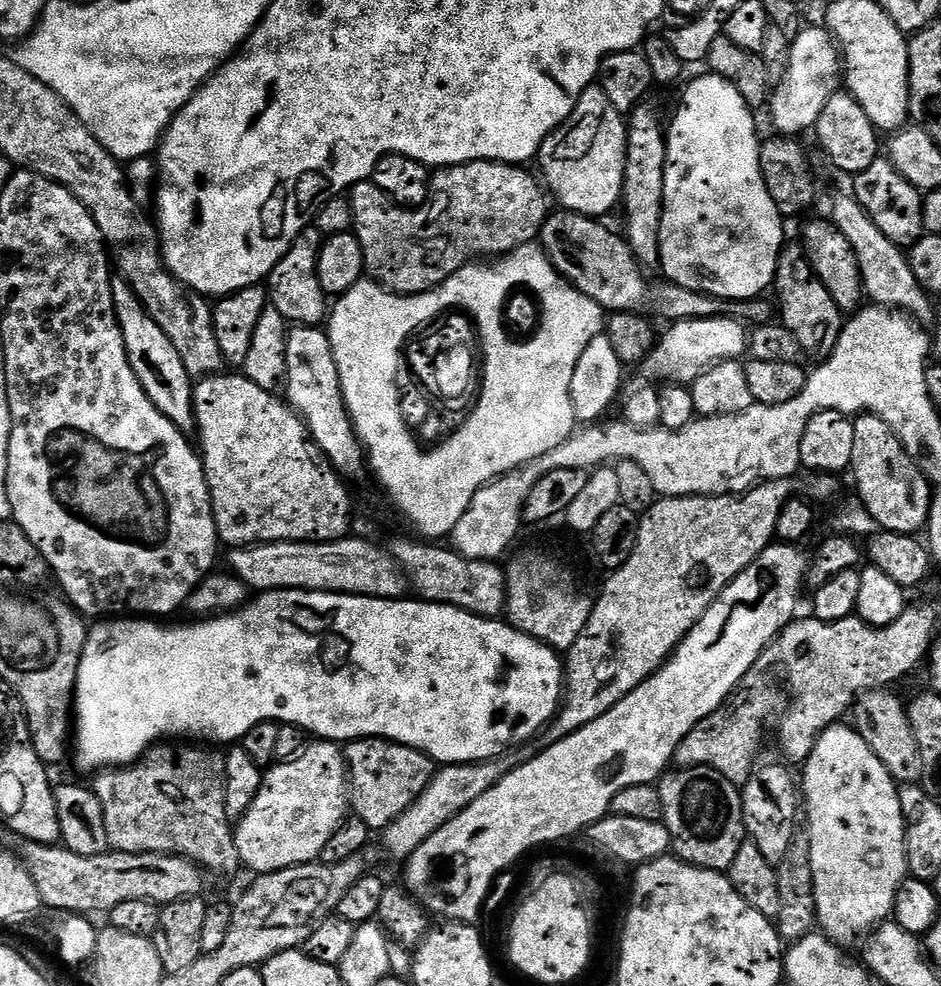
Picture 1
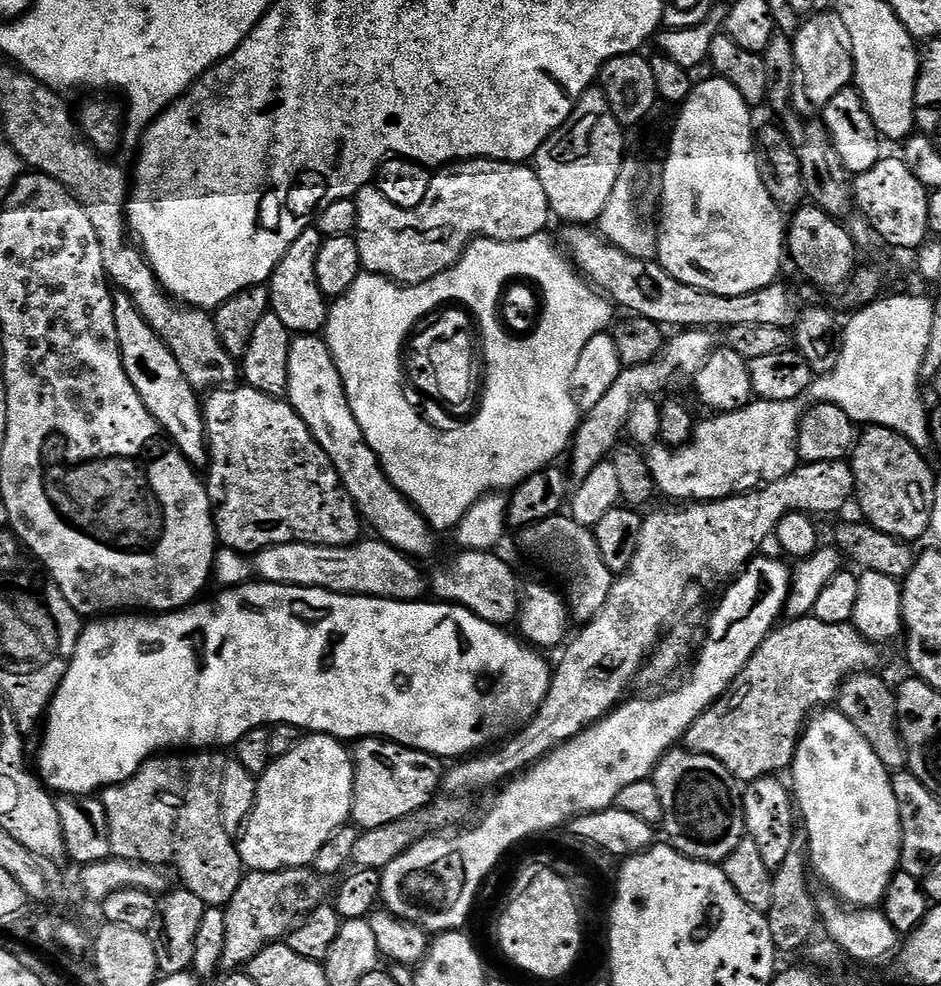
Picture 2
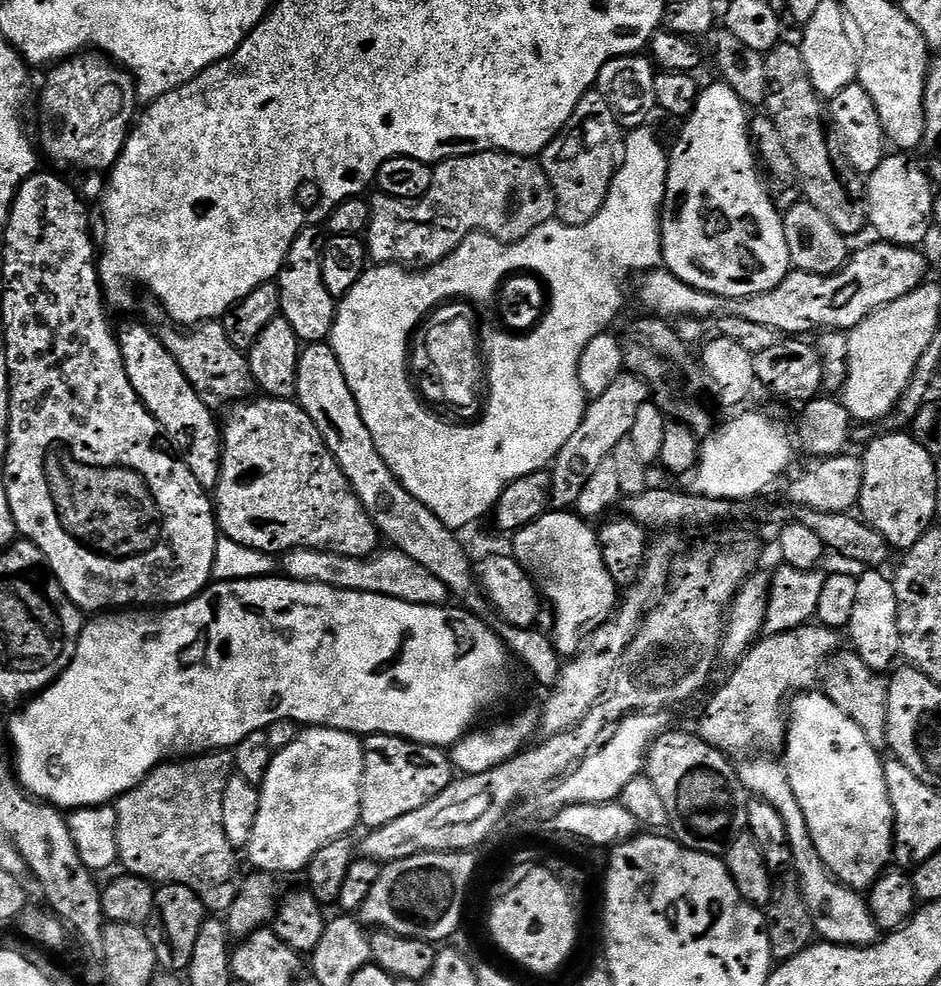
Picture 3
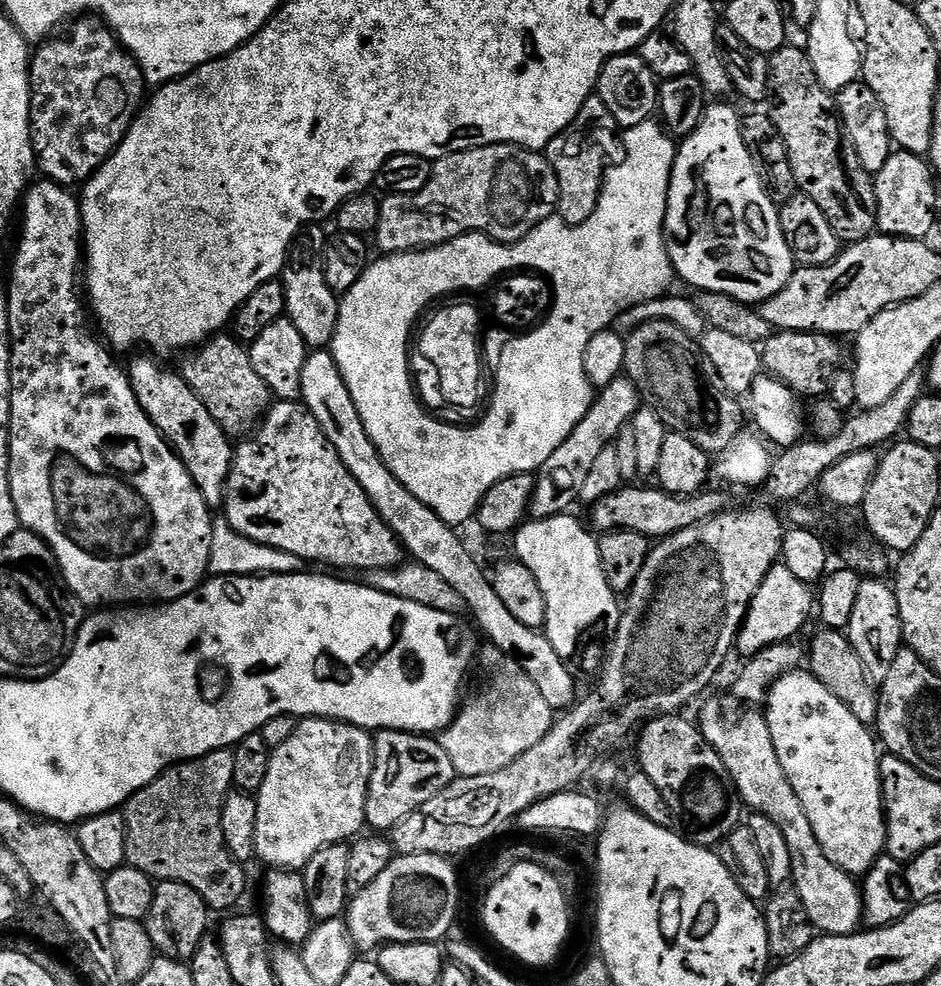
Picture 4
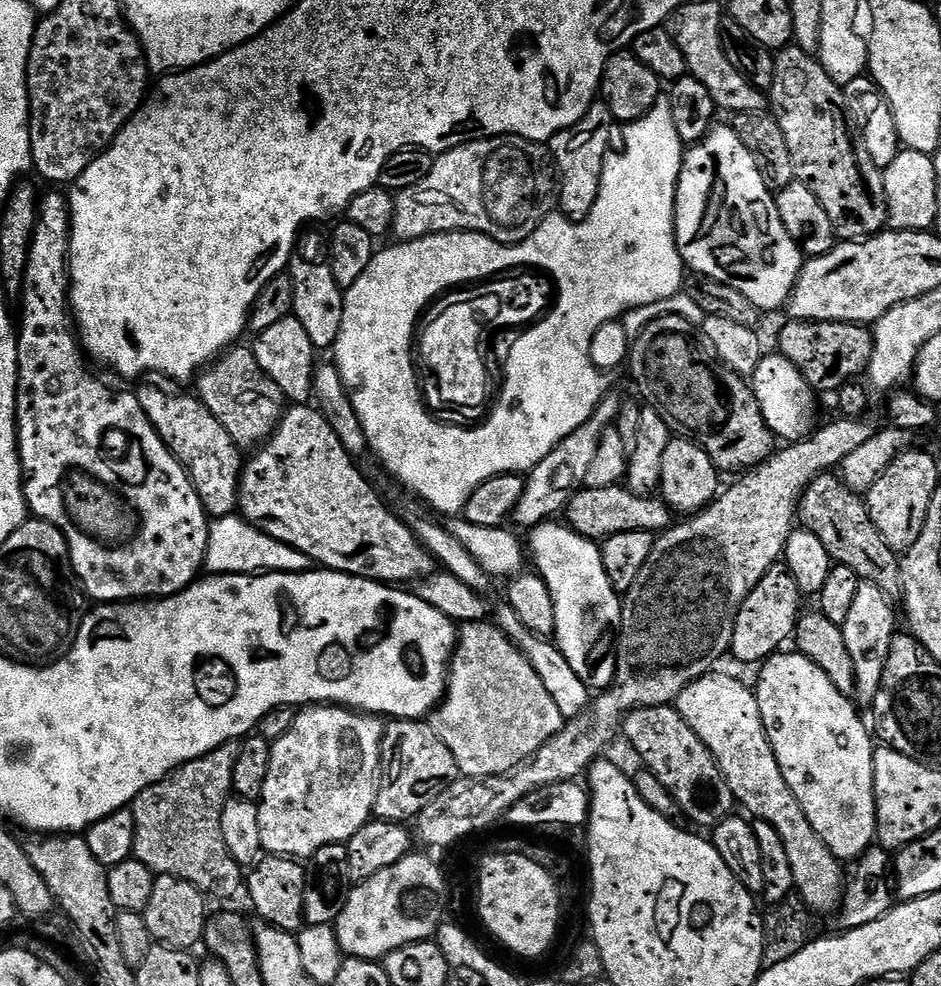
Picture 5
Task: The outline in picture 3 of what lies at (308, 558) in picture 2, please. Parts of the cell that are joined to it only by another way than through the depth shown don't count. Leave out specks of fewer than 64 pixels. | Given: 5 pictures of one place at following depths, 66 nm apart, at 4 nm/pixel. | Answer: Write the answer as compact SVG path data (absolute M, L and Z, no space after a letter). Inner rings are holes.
M293 548L292 551L283 553L282 572L284 568L283 575L289 580L340 588L344 592L369 592L410 602L414 606L439 608L449 603L448 587L438 578L434 578L434 574L426 570L426 566L414 562L410 554L402 554L395 550L387 551L377 550L370 556L350 558L333 552L319 552L313 548Z

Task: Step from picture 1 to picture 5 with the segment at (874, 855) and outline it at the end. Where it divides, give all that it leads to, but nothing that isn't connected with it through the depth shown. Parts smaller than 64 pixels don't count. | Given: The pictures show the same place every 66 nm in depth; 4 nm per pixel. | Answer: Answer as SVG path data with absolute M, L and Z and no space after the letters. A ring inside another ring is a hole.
M781 650L759 665L758 672L760 677L754 683L758 710L762 714L762 726L774 750L774 758L782 770L782 778L786 778L786 786L790 786L794 798L798 798L798 806L802 806L802 814L810 818L810 826L814 826L818 838L826 842L836 859L841 862L859 860L876 840L874 736L869 725L860 721L857 705L800 652Z

